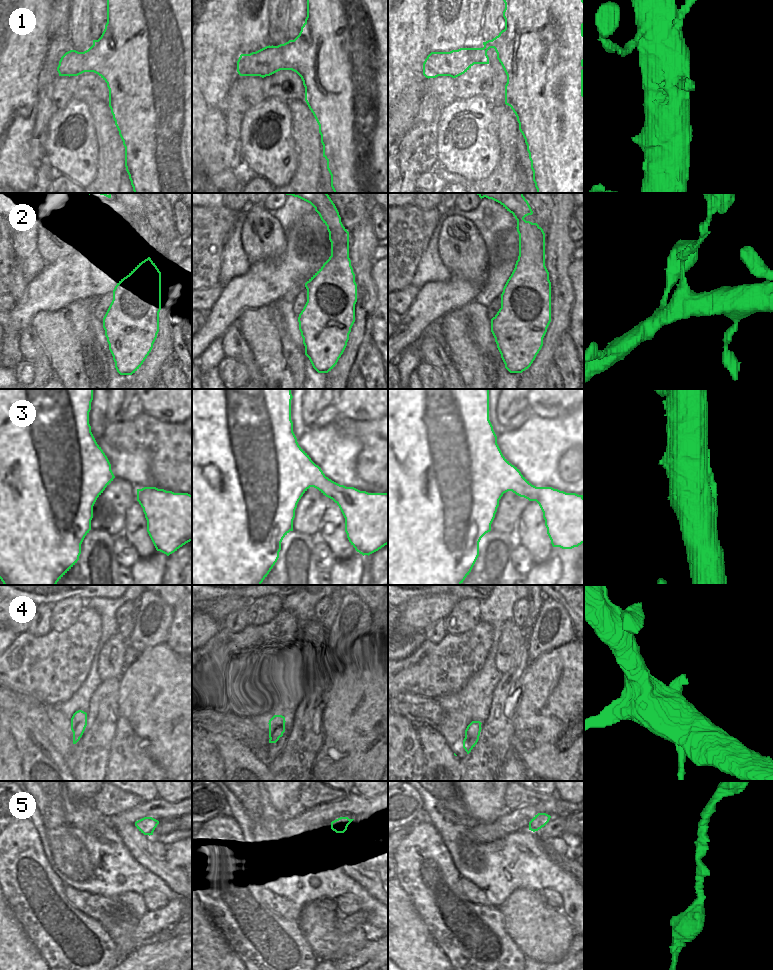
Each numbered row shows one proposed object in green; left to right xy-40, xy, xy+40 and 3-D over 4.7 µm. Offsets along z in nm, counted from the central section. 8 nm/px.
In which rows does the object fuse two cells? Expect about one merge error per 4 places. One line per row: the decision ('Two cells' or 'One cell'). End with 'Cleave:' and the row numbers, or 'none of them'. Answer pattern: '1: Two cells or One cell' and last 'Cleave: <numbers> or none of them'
1: One cell
2: Two cells
3: One cell
4: Two cells
5: One cell
Cleave: 2, 4.

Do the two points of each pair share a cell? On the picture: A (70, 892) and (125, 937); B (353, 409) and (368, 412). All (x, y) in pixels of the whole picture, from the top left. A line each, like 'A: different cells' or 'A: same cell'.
A: different cells
B: same cell

